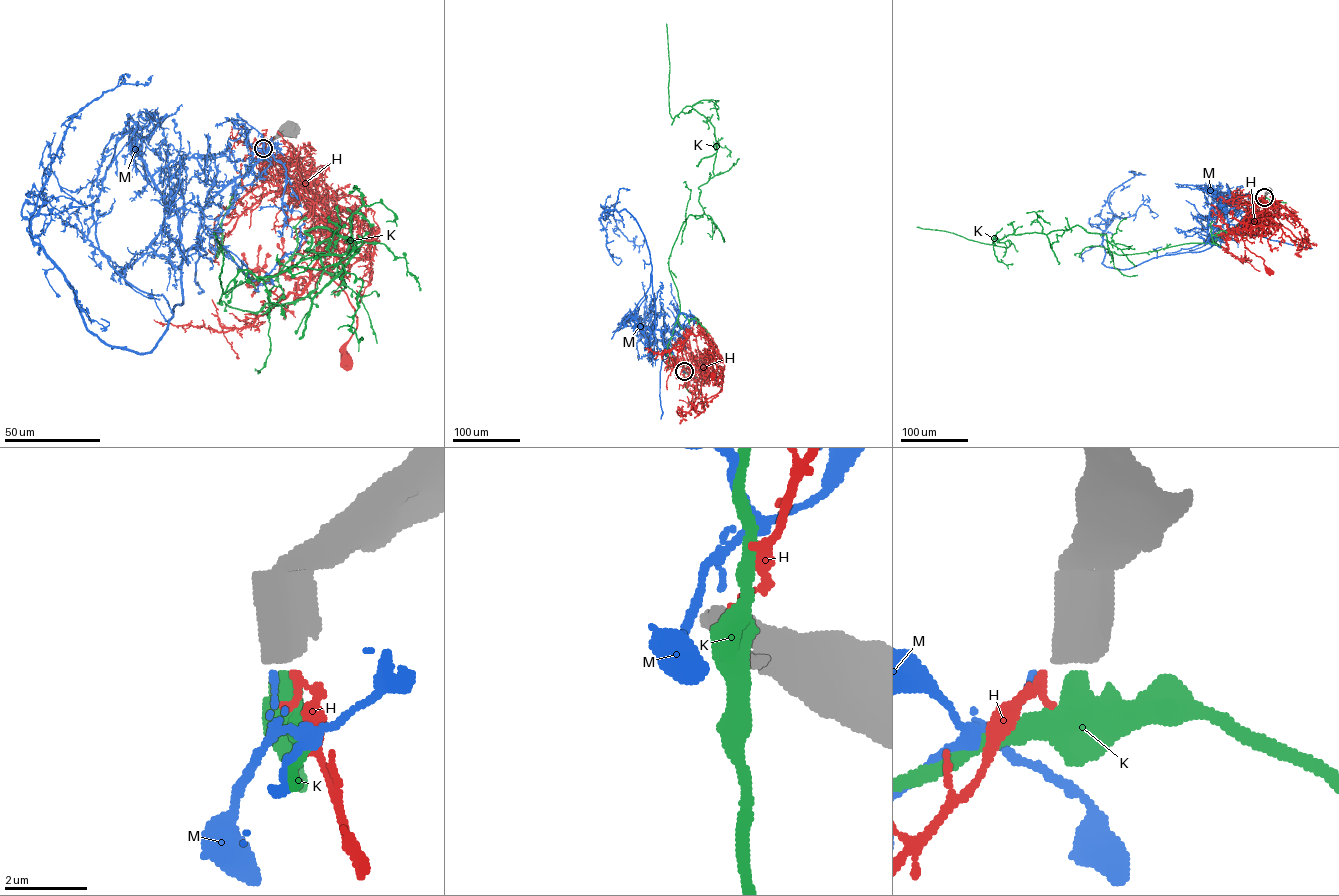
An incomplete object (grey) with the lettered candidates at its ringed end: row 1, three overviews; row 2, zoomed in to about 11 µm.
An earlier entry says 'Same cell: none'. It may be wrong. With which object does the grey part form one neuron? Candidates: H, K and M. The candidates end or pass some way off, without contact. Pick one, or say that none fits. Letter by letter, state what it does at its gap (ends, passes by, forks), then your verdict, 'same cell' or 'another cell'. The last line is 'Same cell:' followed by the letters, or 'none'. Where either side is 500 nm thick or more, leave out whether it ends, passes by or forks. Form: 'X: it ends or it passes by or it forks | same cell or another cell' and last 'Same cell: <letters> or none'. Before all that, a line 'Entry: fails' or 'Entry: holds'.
Entry: holds
H: another cell
K: another cell
M: another cell
Same cell: none

